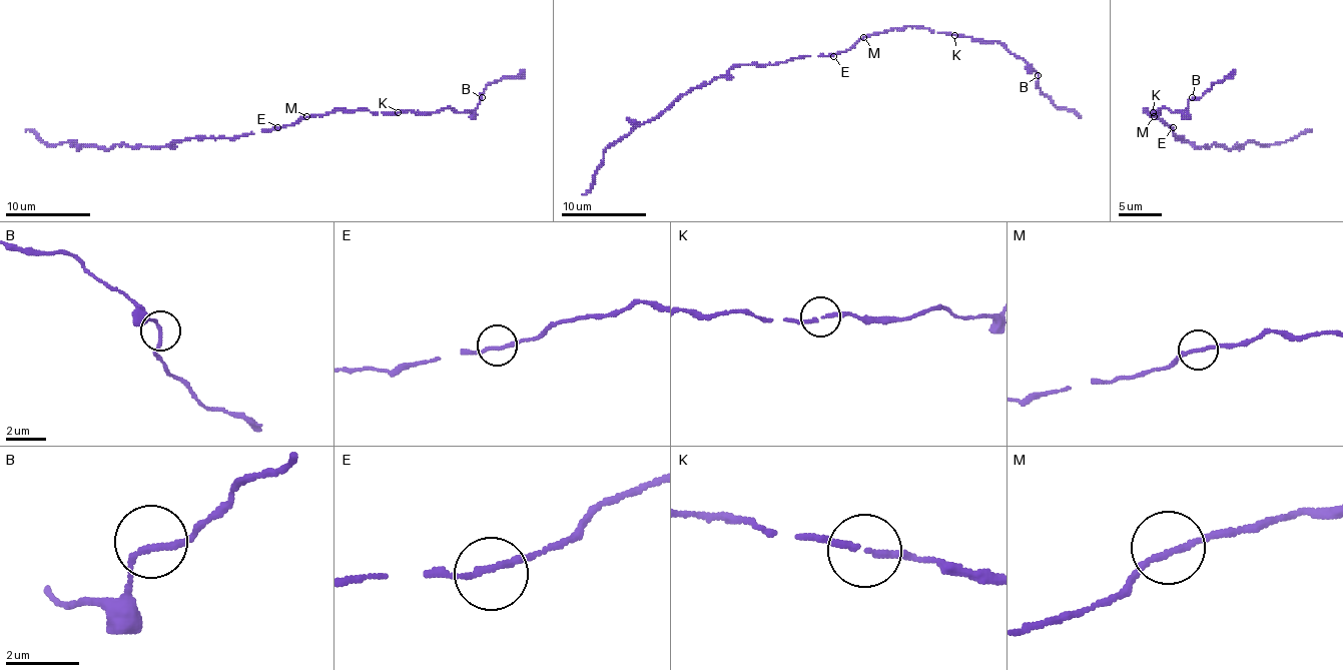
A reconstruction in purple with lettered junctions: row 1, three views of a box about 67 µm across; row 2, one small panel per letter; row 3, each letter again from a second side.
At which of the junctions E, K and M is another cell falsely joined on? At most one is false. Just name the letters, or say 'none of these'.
none of these

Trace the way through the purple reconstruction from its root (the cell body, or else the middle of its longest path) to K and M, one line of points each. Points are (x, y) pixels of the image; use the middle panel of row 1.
K: (833, 54), (850, 49), (865, 37), (905, 26), (922, 26), (933, 32), (954, 34)
M: (833, 54), (850, 49), (863, 37)

